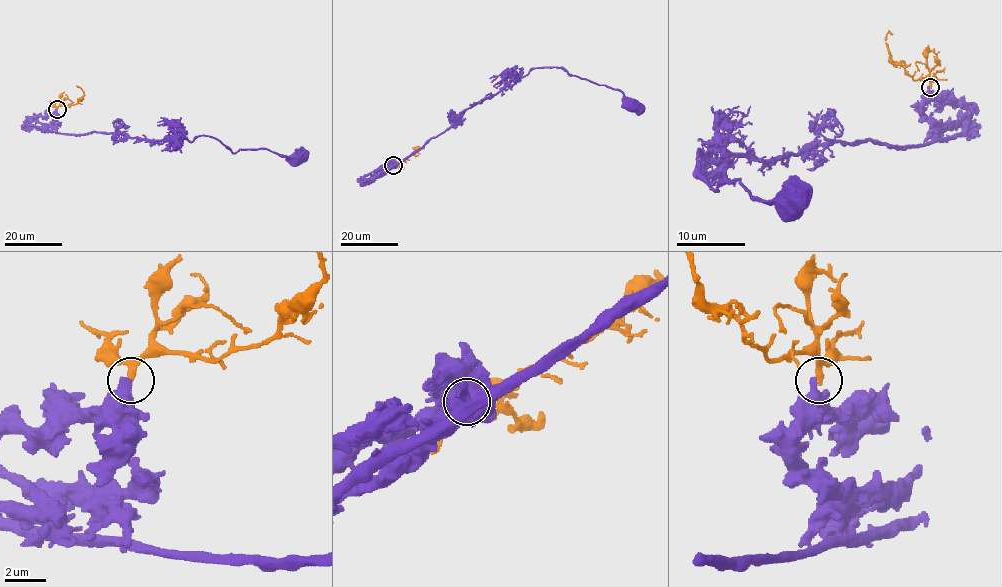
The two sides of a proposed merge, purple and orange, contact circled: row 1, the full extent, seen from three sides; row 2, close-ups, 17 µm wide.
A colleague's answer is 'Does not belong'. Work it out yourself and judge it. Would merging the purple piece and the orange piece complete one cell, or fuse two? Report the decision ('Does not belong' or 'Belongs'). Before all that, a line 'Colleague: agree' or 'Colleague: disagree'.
Colleague: agree
Does not belong

